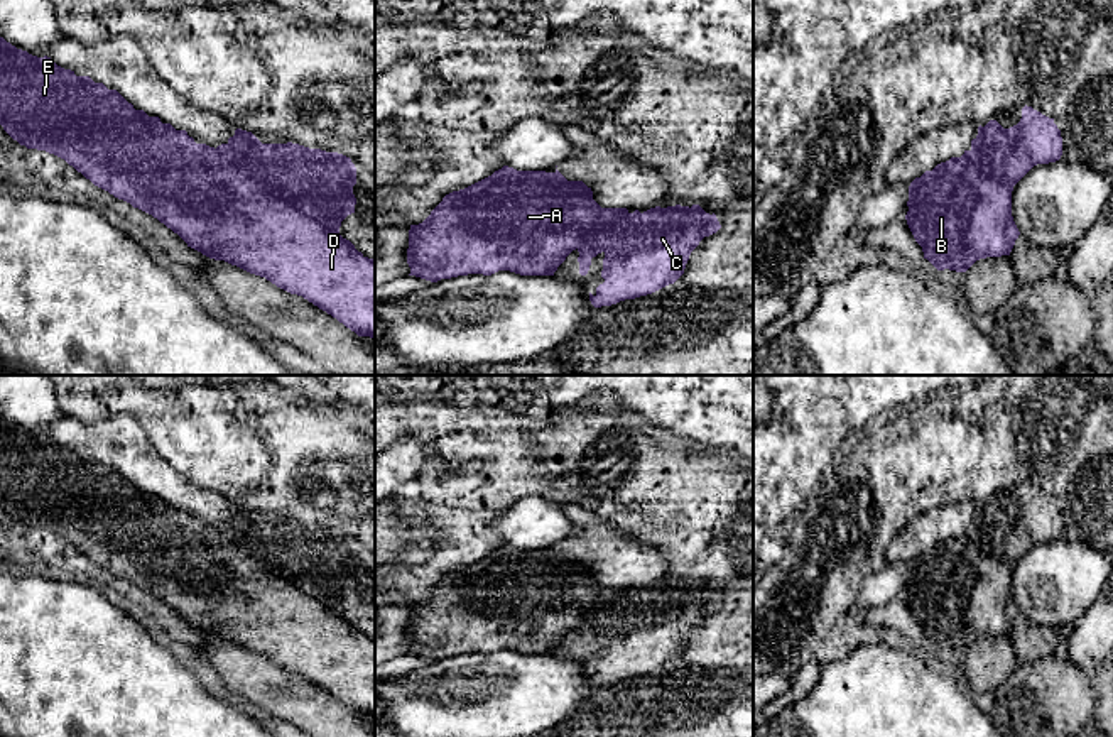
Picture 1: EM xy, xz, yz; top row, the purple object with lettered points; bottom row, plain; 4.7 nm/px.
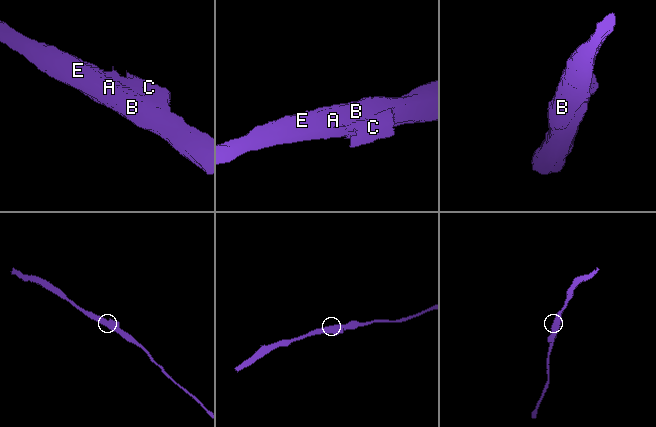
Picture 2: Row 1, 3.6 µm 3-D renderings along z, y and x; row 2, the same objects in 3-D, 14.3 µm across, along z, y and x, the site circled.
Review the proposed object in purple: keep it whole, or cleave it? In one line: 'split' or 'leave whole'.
split

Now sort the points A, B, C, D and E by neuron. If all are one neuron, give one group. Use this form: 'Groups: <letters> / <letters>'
Groups: A B D E / C

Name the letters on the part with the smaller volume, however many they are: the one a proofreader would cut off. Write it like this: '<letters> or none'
C

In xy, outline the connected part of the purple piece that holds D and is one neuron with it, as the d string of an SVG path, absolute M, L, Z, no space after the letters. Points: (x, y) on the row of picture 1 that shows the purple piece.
M0 37L0 125L20 145L64 159L95 186L152 215L187 247L265 277L277 287L302 296L358 336L375 340L375 260L339 235L341 221L355 213L356 205L353 194L356 167L350 157L319 149L309 201L299 205L294 198L272 193L260 177L252 177L240 164L231 164L226 144L216 149L196 144L186 130L176 130L159 117L135 110L117 90L108 90L90 76L76 76L47 56L37 57L17 49L3 37Z

